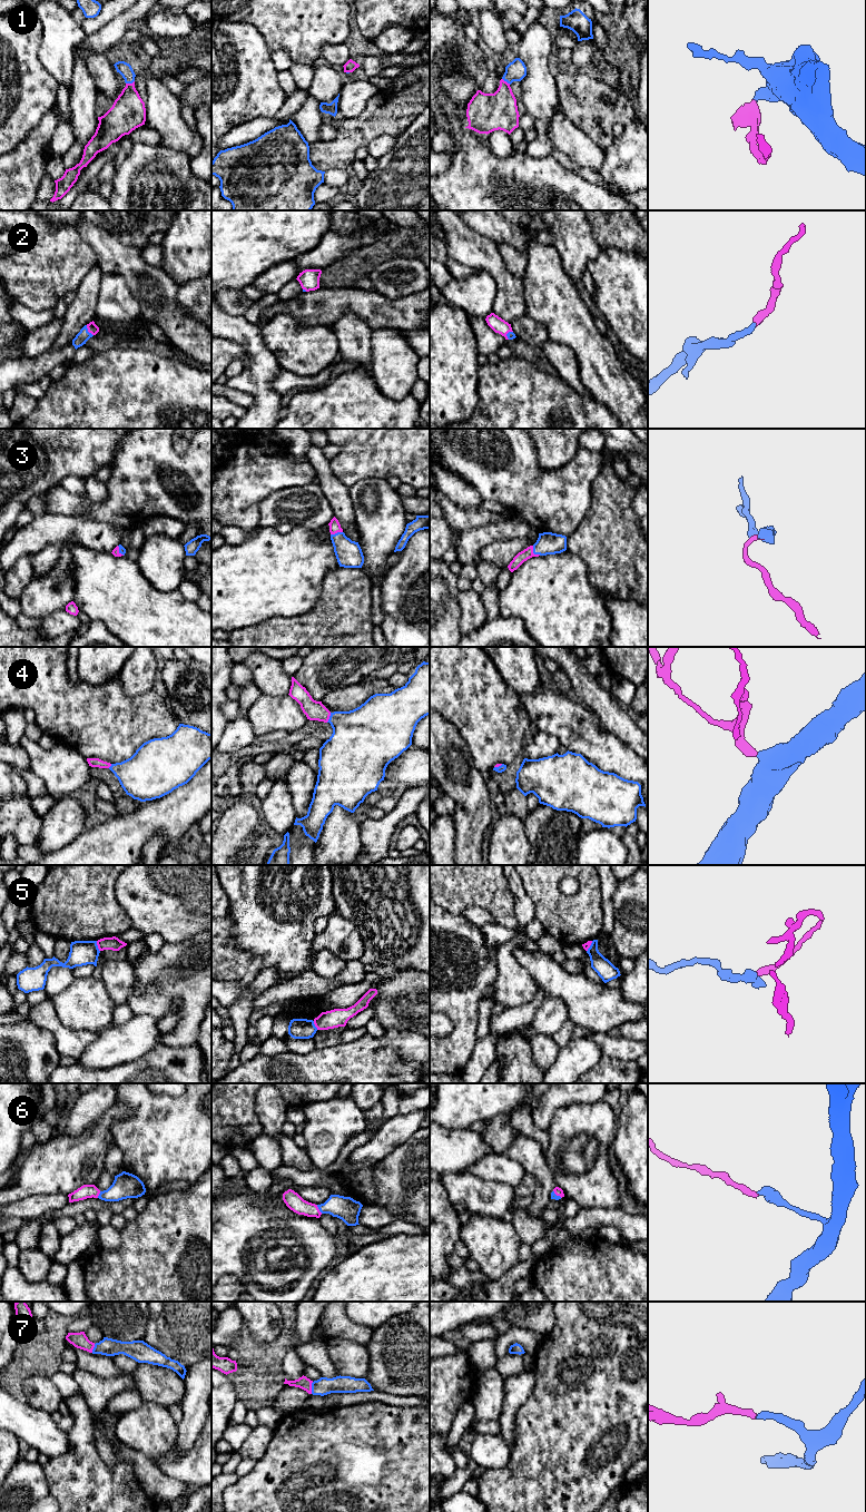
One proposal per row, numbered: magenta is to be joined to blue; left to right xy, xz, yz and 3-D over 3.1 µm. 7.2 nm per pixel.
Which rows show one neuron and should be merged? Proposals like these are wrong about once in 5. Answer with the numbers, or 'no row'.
1, 2, 3, 4, 6, 7

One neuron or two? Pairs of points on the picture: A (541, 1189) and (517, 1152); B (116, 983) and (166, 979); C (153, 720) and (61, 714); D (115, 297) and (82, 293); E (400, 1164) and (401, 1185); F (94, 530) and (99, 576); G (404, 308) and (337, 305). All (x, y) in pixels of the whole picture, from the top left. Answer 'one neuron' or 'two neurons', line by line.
A: one neuron
B: two neurons
C: one neuron
D: two neurons
E: one neuron
F: two neurons
G: one neuron

